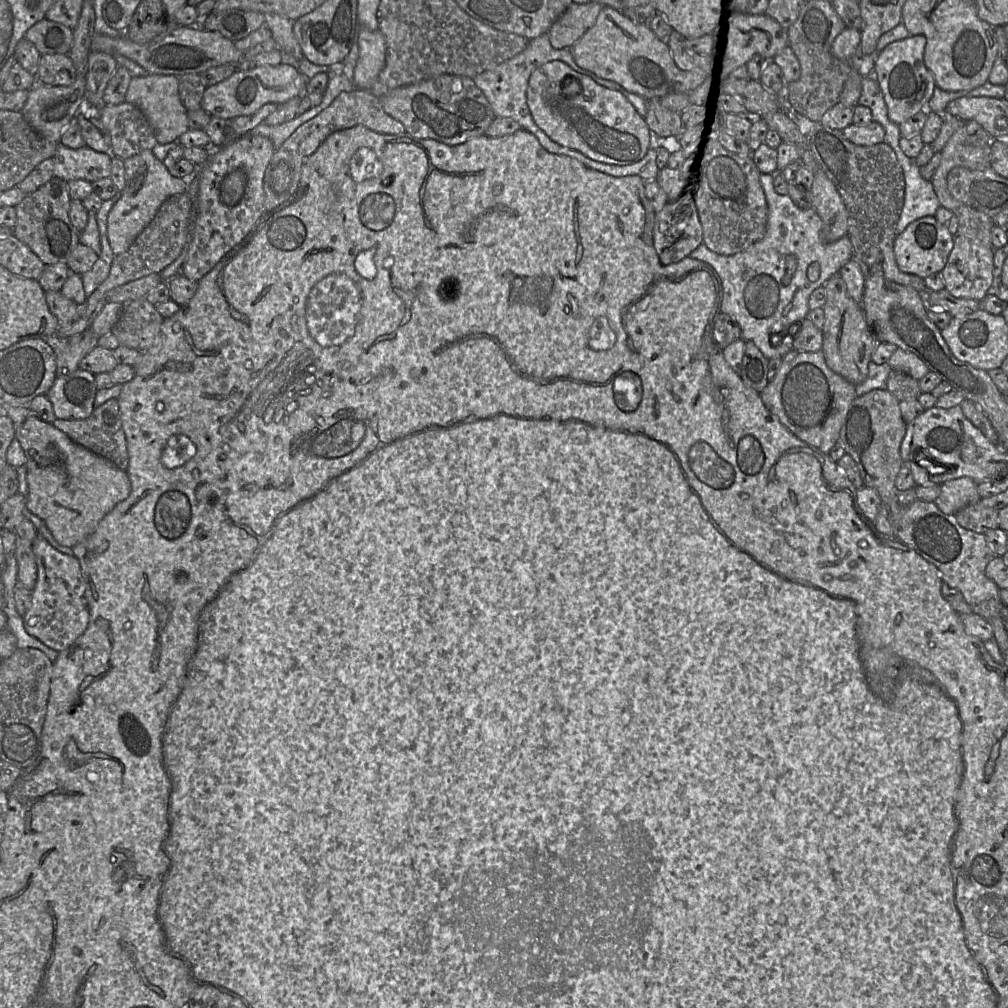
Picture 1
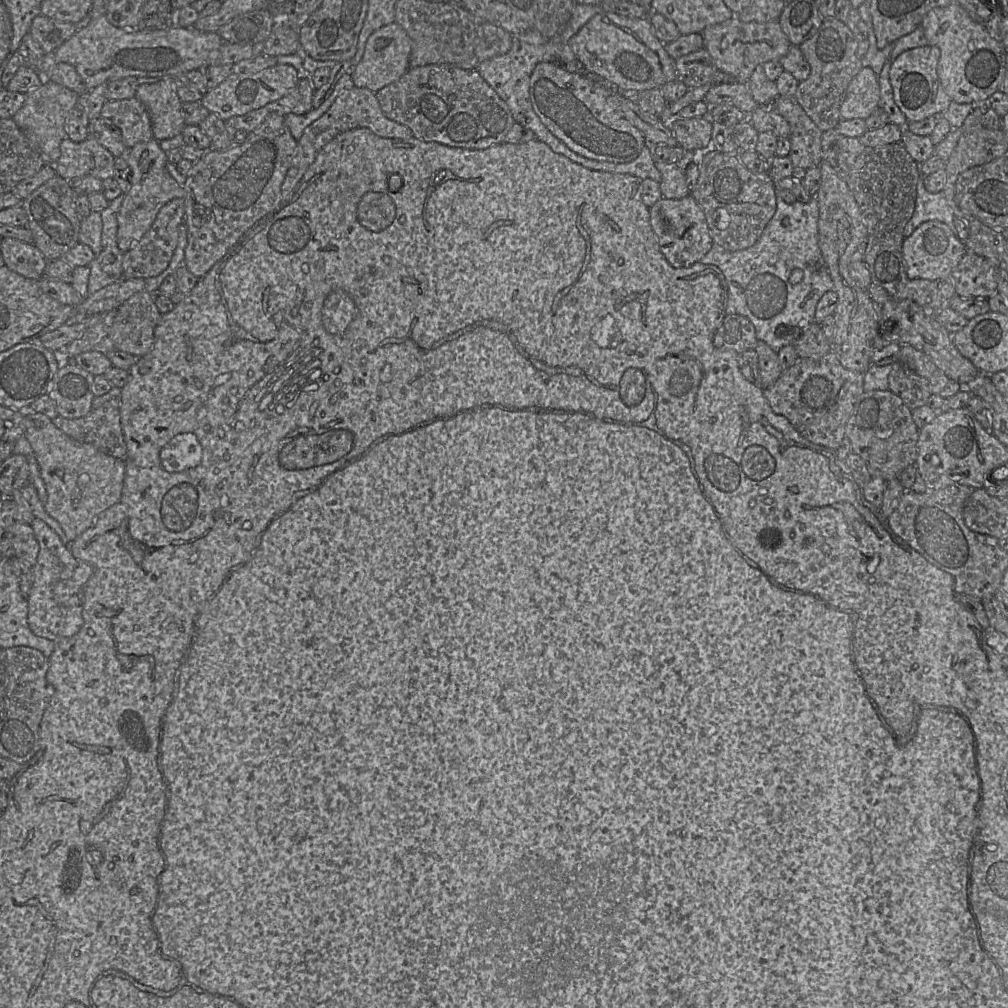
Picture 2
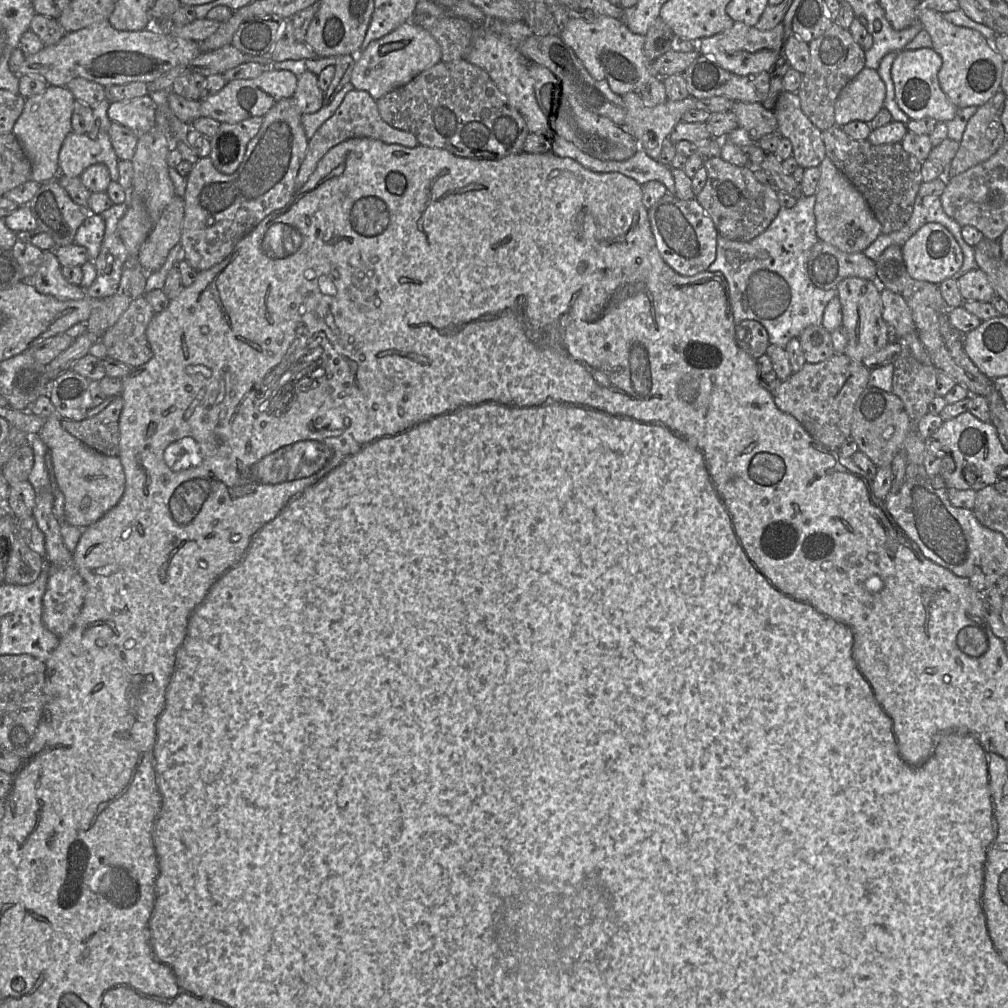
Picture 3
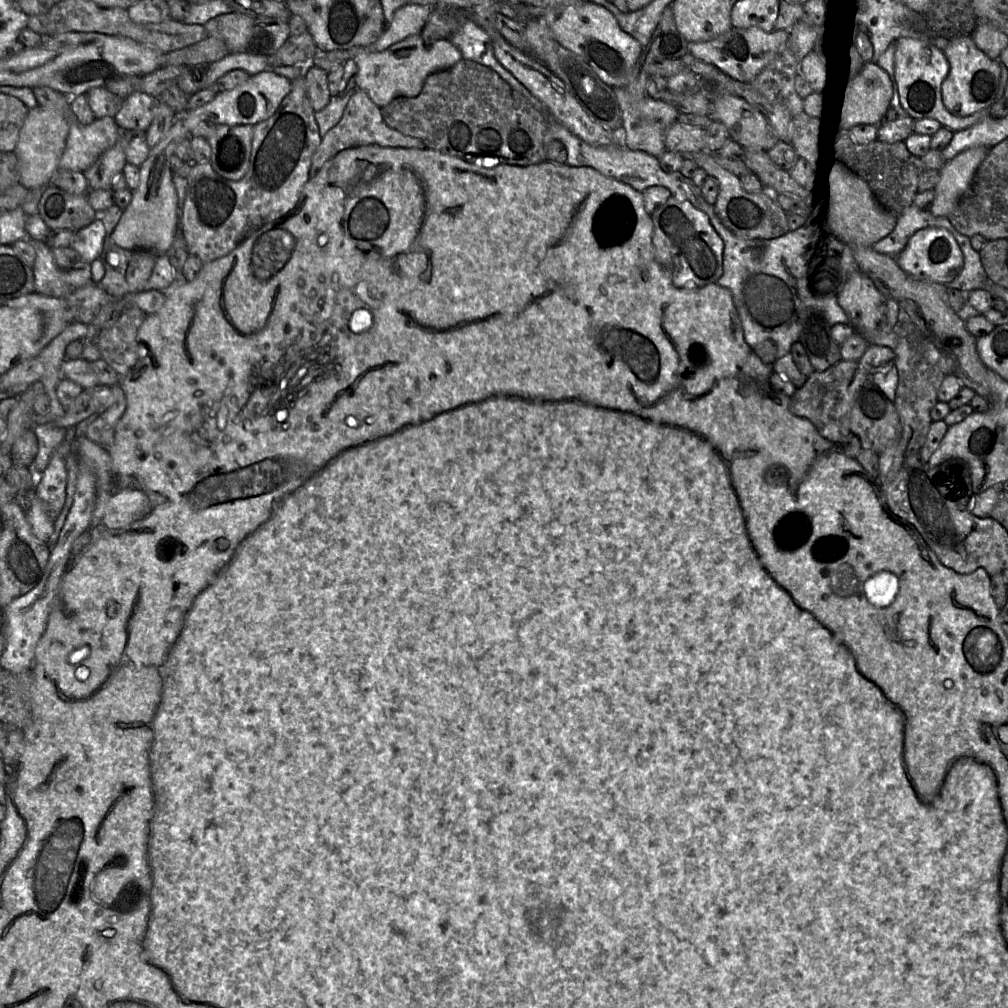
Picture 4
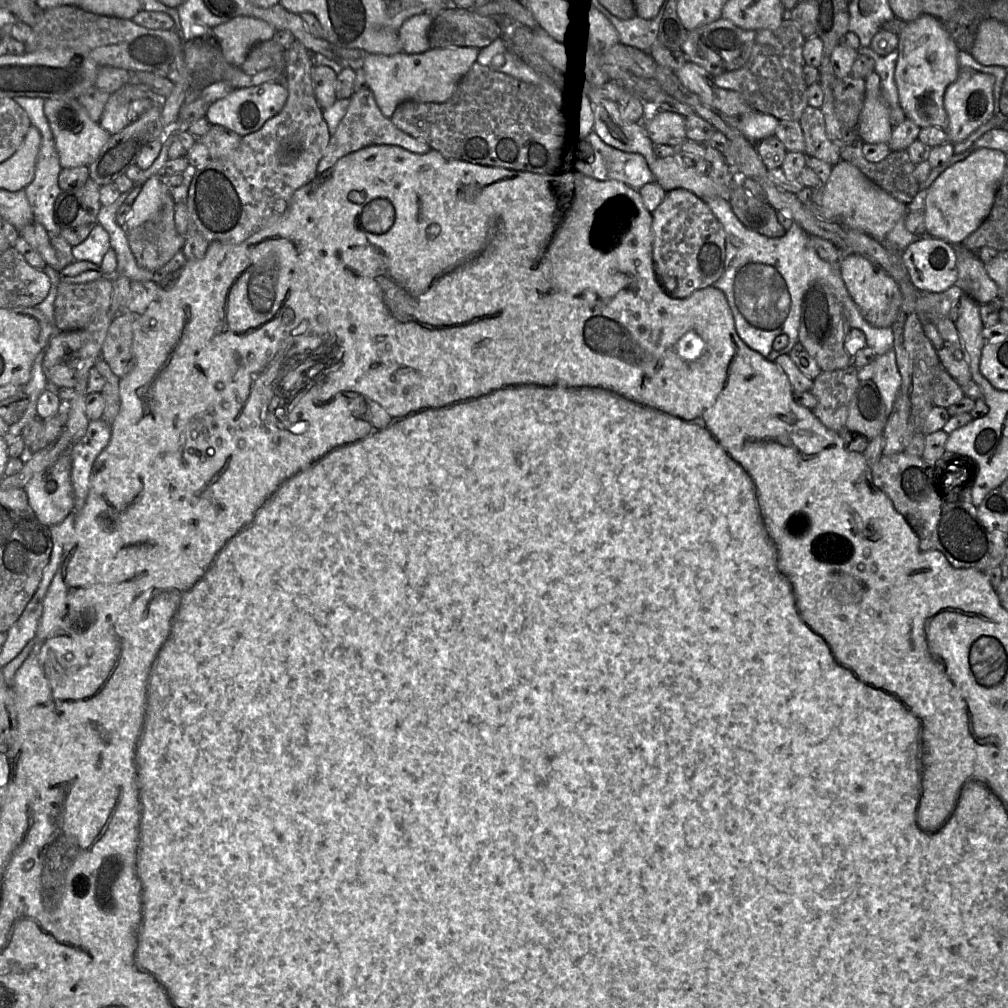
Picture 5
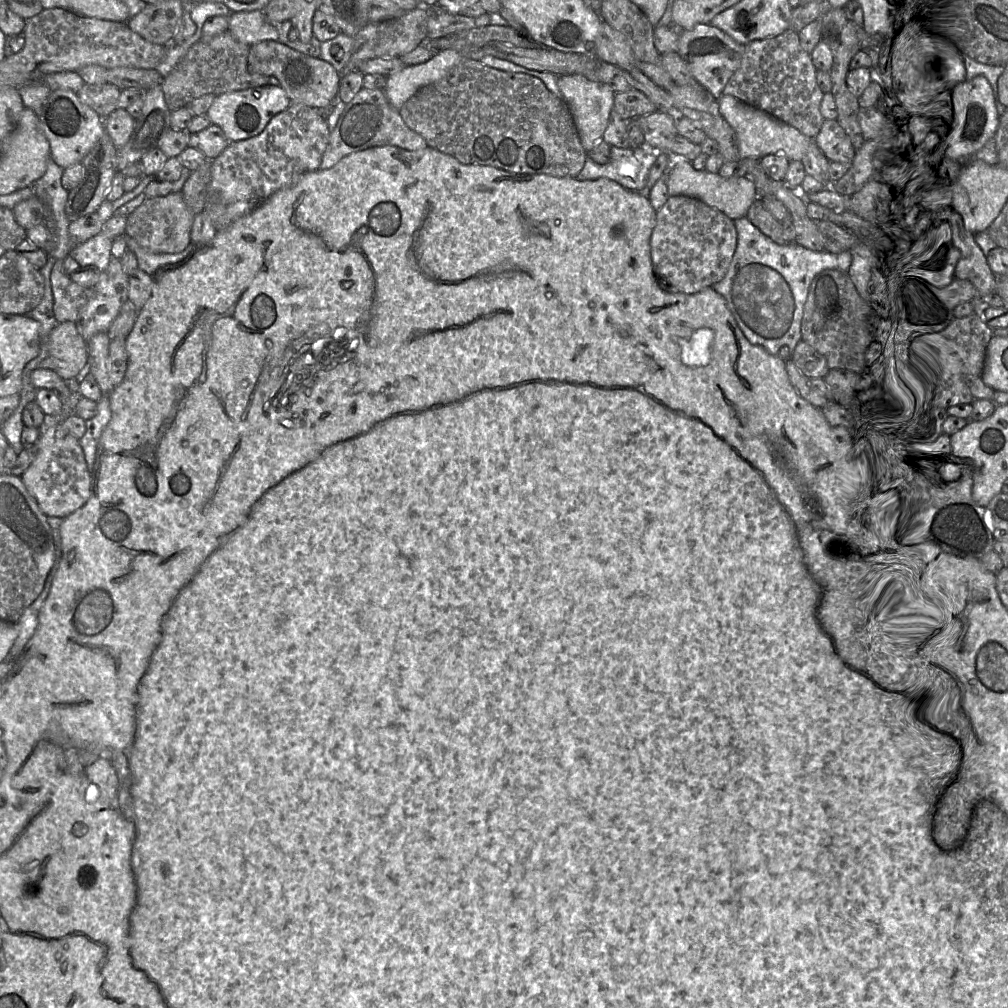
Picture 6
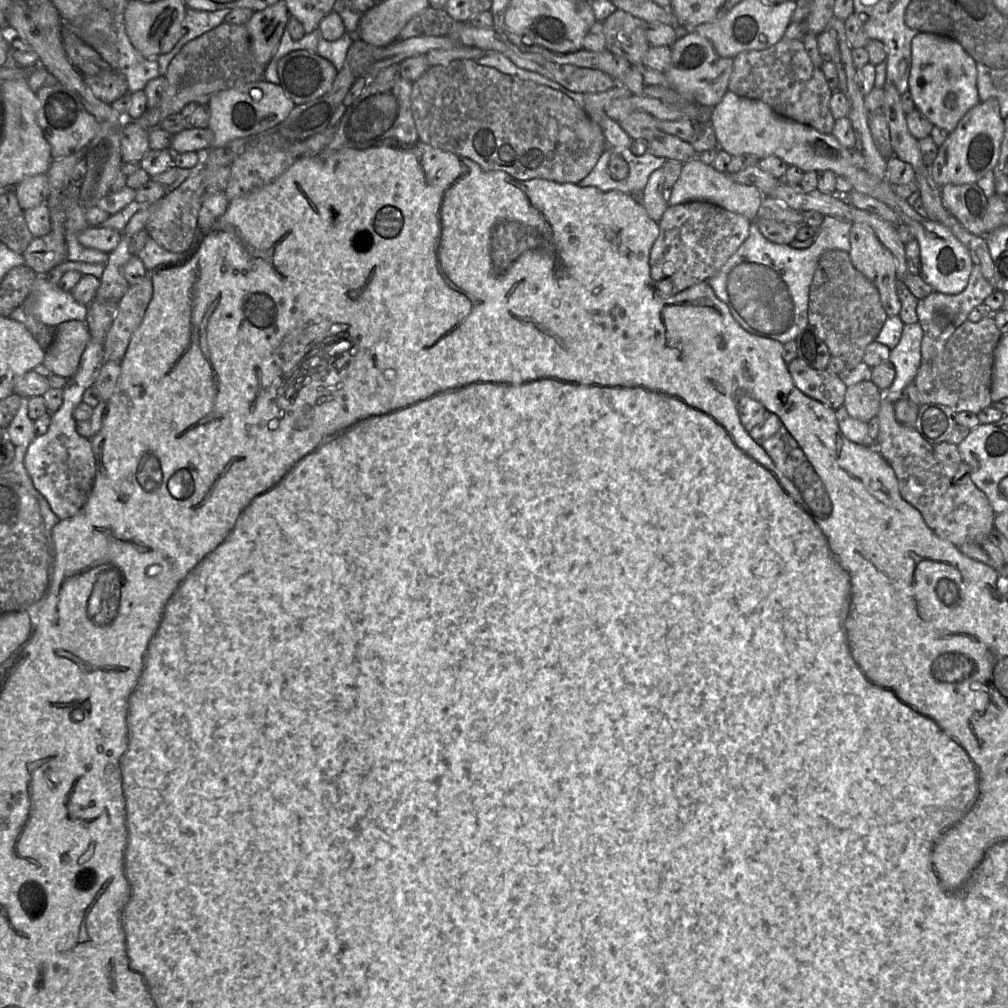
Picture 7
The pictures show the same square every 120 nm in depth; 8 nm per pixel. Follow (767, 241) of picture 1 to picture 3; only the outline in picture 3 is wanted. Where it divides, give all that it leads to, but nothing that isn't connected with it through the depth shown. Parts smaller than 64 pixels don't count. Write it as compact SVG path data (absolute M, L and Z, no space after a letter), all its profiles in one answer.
M816 195L802 196L792 208L780 208L767 229L750 241L733 241L718 236L717 252L708 270L720 273L727 284L730 307L735 323L756 320L766 329L769 342L785 348L792 338L811 325L822 325L823 313L828 303L837 295L836 289L816 287L808 275L808 259L811 249L818 242L814 207Z

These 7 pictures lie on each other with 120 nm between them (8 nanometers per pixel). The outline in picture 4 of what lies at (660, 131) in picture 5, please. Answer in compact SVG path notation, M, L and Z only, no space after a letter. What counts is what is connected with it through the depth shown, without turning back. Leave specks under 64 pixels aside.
M676 121L665 132L665 148L683 156L691 156L694 153L705 151L704 135L703 128Z

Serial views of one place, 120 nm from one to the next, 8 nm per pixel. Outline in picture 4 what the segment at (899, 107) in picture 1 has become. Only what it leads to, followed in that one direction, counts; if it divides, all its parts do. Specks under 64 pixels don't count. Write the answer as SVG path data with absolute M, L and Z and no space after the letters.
M916 14L918 21L911 20L915 31L919 34L899 38L895 43L894 77L897 85L901 108L914 121L920 119L934 119L942 127L952 132L961 131L990 117L987 111L974 113L970 116L959 117L951 114L944 106L941 98L941 84L949 72L949 64L943 50L929 42L930 34L925 28L925 20Z

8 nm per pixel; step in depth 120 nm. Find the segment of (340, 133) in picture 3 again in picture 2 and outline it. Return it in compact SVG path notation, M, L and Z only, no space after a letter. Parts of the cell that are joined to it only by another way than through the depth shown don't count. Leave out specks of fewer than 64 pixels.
M356 86L345 90L336 98L326 113L305 128L301 138L297 141L296 152L281 186L281 202L288 201L293 196L298 183L326 144L339 134L356 128L368 128L376 135L384 138L413 137L410 128L385 116L374 92Z

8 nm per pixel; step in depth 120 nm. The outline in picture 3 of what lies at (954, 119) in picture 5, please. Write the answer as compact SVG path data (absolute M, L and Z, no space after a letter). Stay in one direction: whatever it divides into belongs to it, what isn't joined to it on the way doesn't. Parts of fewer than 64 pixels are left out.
M926 9L920 16L923 29L932 39L933 49L942 58L938 80L942 91L957 108L980 107L1000 91L1004 59L980 32L952 24L943 14Z

